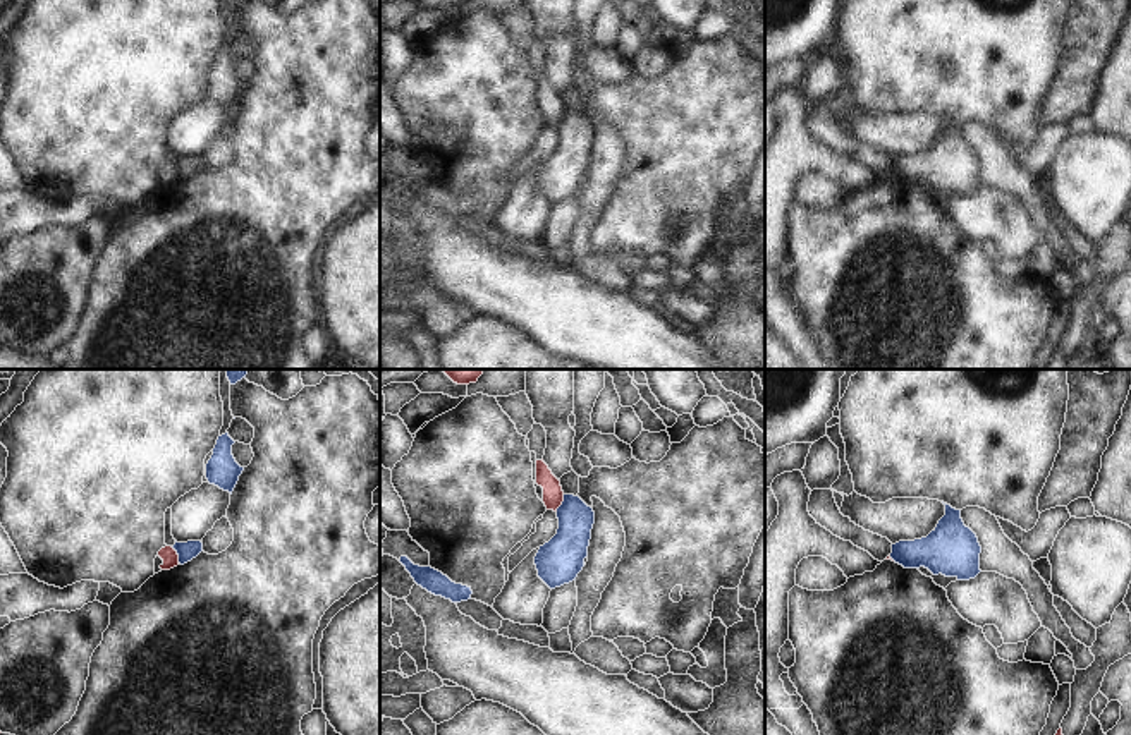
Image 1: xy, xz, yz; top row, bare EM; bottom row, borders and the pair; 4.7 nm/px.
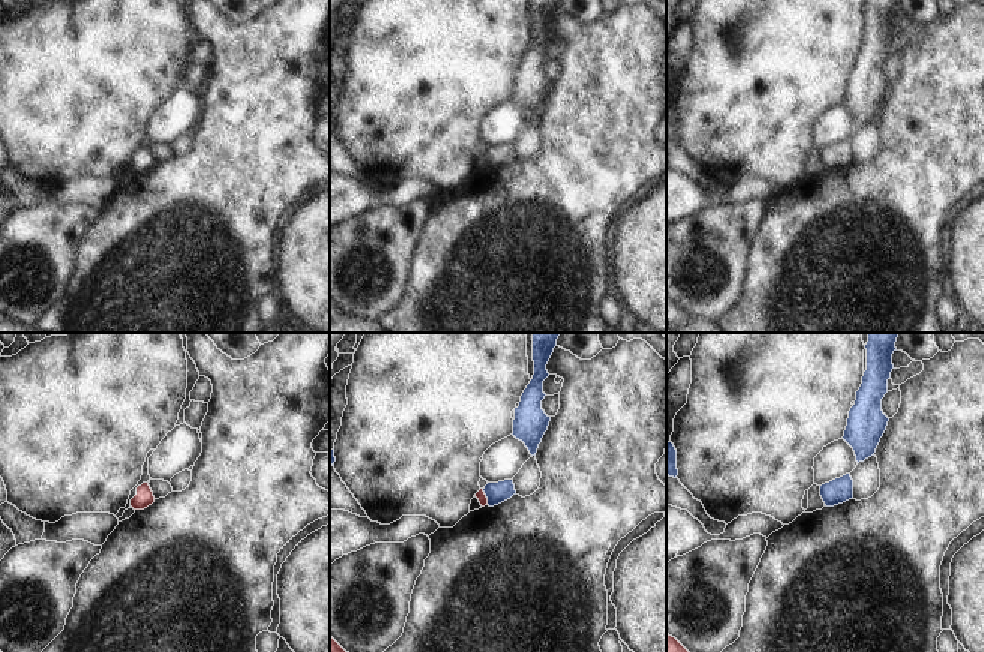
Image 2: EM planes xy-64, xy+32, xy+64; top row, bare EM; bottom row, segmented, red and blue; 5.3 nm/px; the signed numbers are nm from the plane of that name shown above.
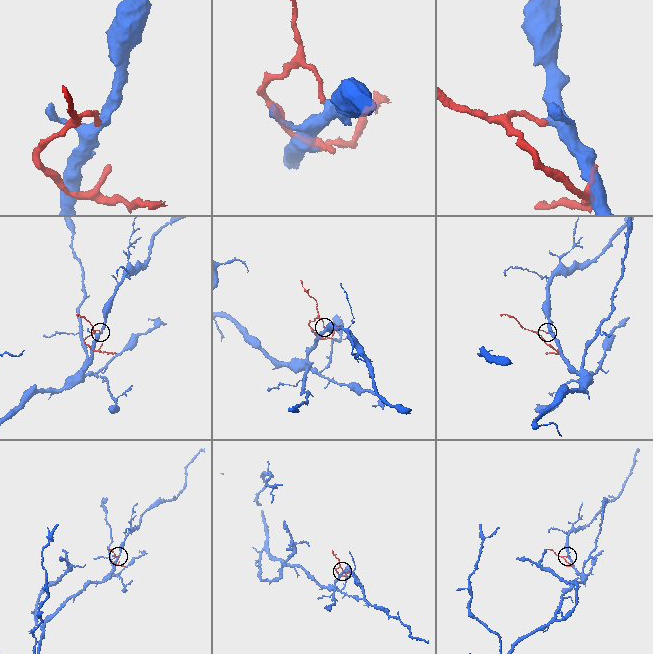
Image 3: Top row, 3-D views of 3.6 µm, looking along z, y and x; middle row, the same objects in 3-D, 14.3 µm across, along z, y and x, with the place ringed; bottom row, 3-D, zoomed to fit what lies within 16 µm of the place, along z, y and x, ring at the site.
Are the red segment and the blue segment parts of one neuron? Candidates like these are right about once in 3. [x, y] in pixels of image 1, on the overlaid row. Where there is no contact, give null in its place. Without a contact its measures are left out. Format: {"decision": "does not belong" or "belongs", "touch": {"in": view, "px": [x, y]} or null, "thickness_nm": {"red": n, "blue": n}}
{"decision": "does not belong", "touch": {"in": "xy", "px": [177, 555]}, "thickness_nm": {"red": 80, "blue": 90}}

